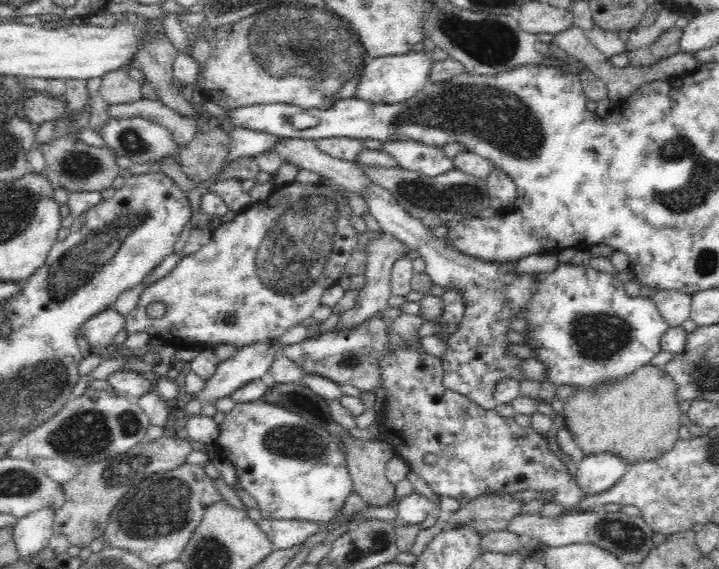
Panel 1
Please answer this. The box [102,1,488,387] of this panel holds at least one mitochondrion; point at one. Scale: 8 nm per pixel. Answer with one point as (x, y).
(307, 52)

